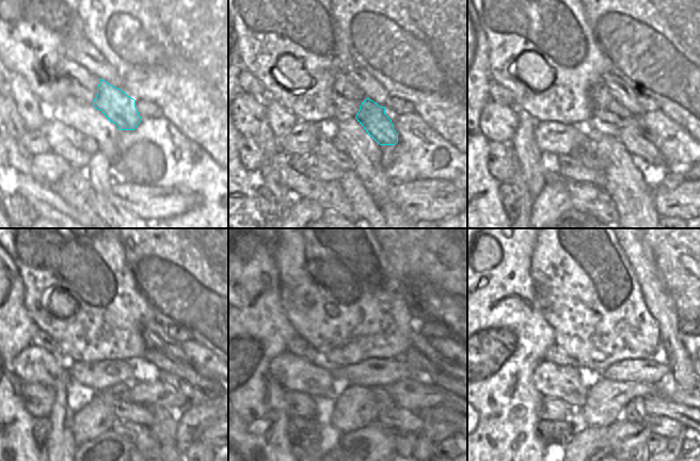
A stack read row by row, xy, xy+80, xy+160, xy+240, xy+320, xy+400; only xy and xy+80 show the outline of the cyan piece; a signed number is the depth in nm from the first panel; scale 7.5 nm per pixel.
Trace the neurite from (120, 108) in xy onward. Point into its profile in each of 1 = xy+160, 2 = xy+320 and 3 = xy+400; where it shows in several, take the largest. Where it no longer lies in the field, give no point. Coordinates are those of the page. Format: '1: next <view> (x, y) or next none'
1: next xy+160 (633, 140)
2: next xy+320 (445, 401)
3: next none

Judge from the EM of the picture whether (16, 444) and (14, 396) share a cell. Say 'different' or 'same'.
same

